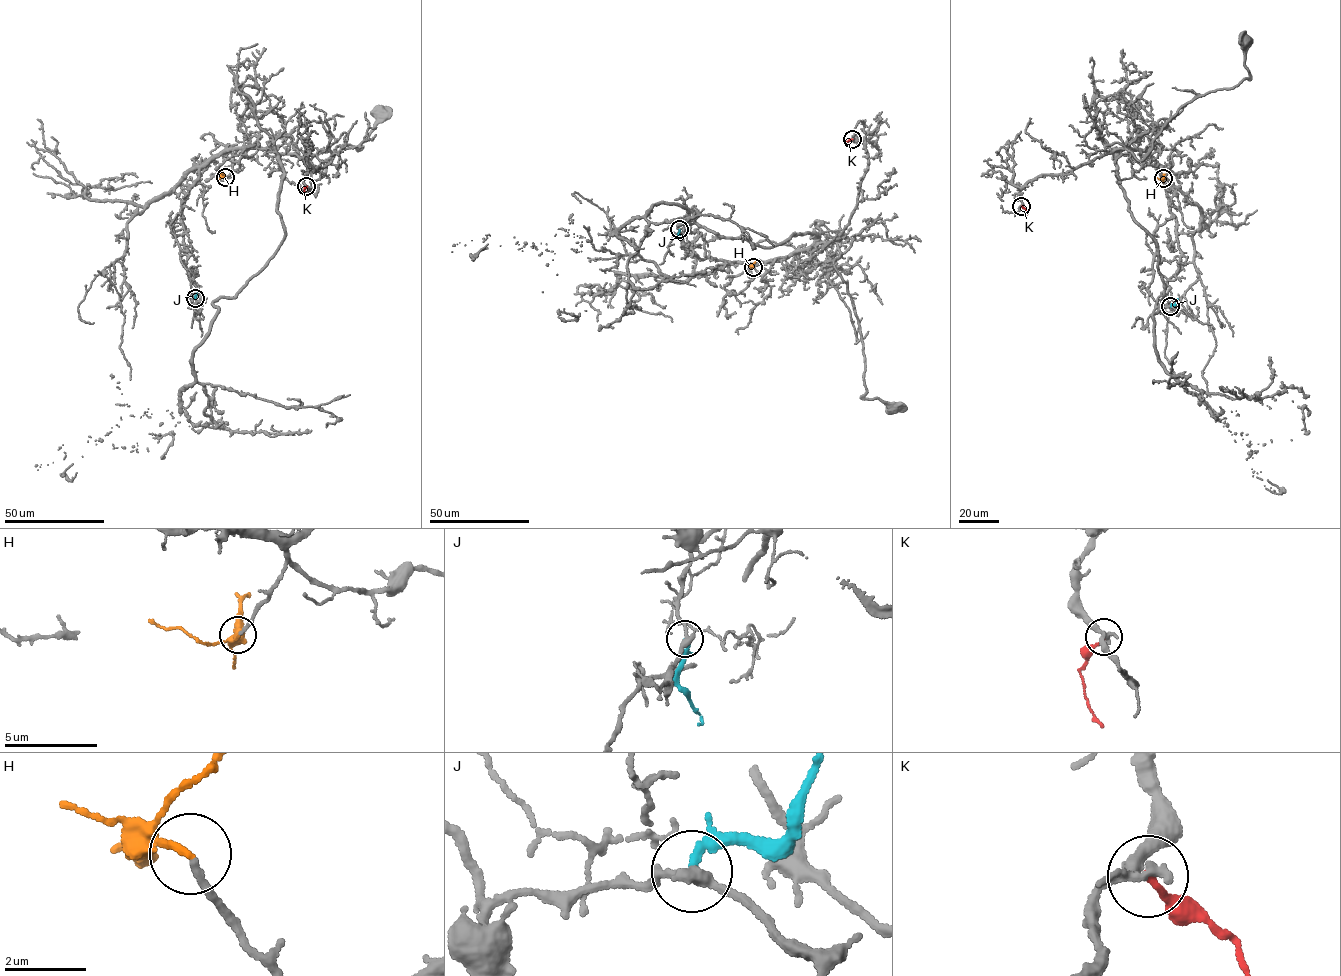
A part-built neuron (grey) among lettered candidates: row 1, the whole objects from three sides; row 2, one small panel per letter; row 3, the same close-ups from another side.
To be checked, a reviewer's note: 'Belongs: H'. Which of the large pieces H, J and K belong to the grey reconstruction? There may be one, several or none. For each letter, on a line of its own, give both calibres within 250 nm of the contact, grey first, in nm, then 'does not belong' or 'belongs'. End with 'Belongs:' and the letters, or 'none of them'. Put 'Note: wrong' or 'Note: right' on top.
Note: right
H: calibres 180 and 190 nm; belongs
J: calibres 280 and 200 nm; does not belong
K: calibres 180 and 140 nm; does not belong
Belongs: H

